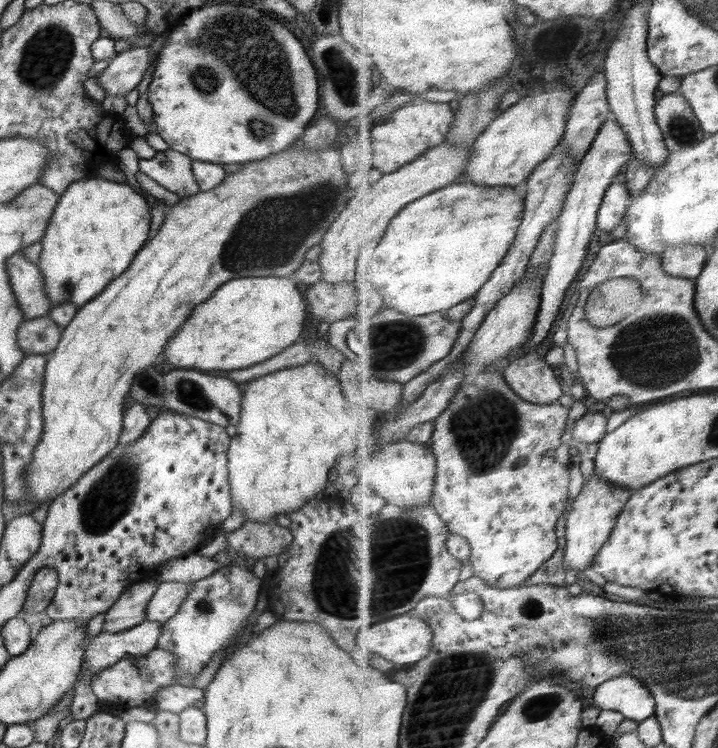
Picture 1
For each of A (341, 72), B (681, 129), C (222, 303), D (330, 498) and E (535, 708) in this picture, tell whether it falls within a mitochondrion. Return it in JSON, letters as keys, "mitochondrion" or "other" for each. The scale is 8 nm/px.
{"A":"mitochondrion","B":"mitochondrion","C":"other","D":"other","E":"mitochondrion"}

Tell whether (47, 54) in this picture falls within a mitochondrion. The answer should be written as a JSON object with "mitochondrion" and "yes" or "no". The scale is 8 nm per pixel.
{"mitochondrion":"yes"}

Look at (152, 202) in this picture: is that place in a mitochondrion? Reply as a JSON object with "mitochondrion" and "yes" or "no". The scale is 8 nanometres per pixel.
{"mitochondrion":"no"}

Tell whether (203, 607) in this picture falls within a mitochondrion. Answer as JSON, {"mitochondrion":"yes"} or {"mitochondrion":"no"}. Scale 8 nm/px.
{"mitochondrion":"yes"}

